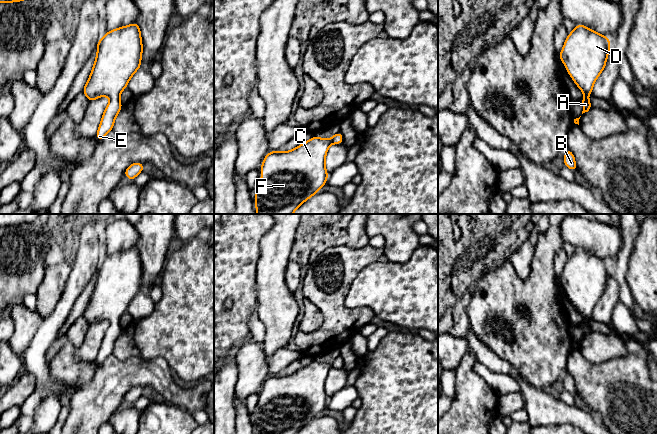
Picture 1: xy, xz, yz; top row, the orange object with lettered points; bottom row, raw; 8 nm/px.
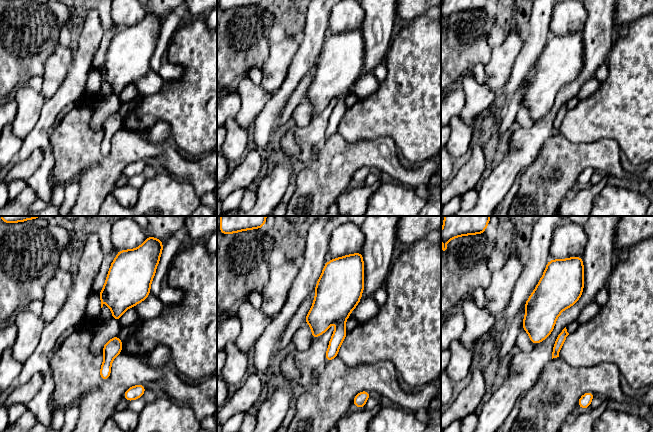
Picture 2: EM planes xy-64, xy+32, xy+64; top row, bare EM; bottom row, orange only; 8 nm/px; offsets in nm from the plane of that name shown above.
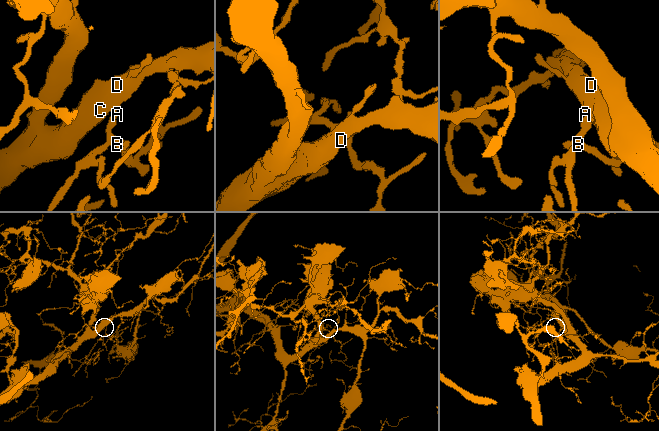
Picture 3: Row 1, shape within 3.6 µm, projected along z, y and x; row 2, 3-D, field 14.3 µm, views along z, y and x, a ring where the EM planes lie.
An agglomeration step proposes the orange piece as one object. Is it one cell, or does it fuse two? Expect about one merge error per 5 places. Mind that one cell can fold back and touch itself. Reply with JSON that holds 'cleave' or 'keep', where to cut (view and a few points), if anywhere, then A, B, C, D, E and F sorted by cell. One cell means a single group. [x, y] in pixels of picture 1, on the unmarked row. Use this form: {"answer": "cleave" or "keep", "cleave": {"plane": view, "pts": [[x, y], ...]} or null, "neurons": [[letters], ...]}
{"answer": "keep", "cleave": null, "neurons": [["A", "B", "C", "D", "E", "F"]]}

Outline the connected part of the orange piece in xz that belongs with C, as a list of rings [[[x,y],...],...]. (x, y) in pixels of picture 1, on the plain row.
[[[339,355],[332,362],[312,362],[288,376],[270,375],[264,382],[262,401],[255,417],[256,434],[296,434],[303,426],[317,417],[327,407],[328,396],[325,393],[325,381],[329,370],[343,367],[343,358]]]

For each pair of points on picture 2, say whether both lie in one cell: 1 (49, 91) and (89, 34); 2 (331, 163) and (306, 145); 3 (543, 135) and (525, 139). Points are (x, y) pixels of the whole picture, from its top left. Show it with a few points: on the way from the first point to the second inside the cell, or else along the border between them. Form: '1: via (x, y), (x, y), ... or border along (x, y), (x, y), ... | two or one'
1: border along (73, 54), (68, 75), (62, 81) | two
2: border along (325, 138), (319, 147) | two
3: via (539, 135), (529, 139) | one

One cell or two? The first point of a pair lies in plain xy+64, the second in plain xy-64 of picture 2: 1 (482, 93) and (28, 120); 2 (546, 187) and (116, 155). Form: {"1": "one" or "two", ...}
{"1": "one", "2": "one"}

